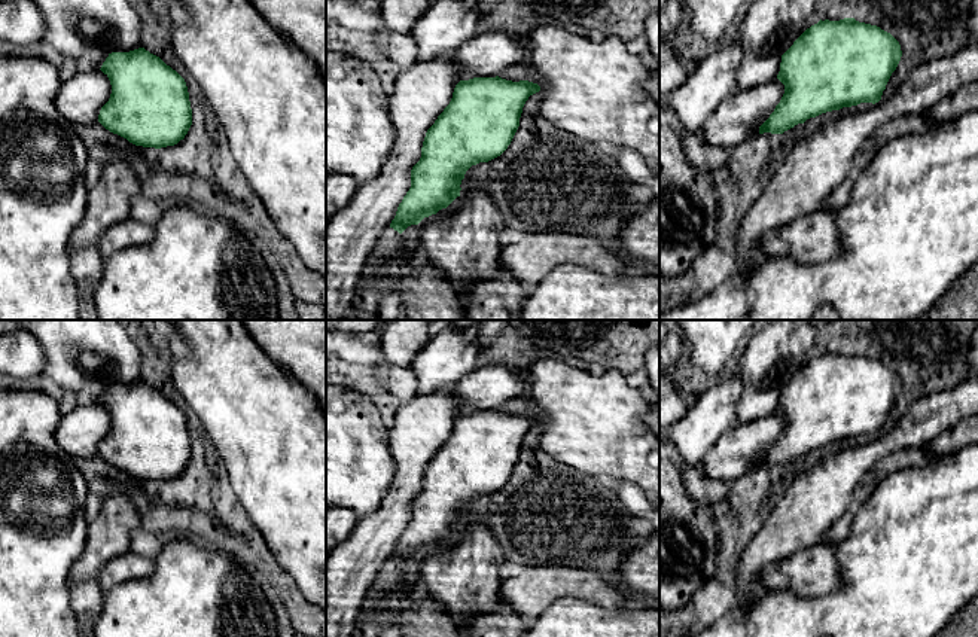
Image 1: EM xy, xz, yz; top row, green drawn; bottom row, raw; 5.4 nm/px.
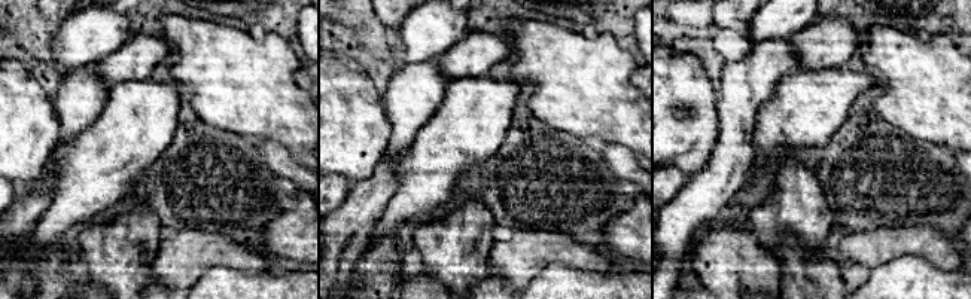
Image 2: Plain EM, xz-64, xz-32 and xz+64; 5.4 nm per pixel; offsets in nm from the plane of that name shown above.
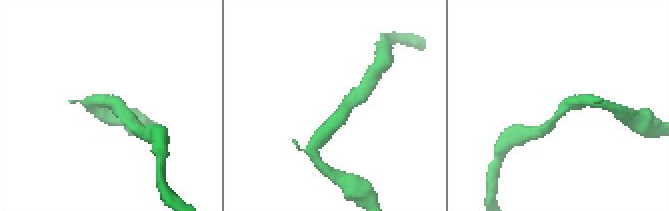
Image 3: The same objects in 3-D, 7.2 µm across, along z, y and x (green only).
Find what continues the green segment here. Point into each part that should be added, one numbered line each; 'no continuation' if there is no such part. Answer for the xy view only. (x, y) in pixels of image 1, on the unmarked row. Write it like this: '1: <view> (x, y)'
1: xy (79, 433)

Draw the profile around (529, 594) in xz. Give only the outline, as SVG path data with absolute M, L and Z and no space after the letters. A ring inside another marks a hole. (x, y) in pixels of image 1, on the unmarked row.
M525 567L518 576L502 579L499 604L533 624L554 601L581 598L609 610L627 607L627 597L615 577L573 567Z

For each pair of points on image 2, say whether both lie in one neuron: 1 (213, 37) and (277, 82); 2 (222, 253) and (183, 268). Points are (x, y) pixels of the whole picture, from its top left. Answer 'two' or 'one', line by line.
1: one
2: one

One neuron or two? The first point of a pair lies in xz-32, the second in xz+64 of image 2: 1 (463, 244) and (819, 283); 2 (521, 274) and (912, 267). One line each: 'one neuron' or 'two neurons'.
1: one neuron
2: two neurons

